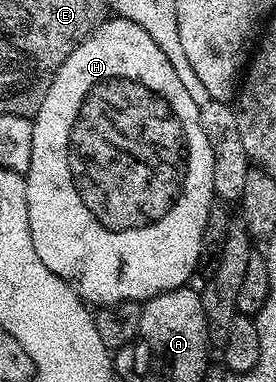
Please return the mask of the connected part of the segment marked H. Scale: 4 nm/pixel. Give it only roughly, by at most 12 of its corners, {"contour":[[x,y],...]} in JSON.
{"contour":[[109,16],[32,118],[34,252],[96,308],[189,285],[200,106]]}

